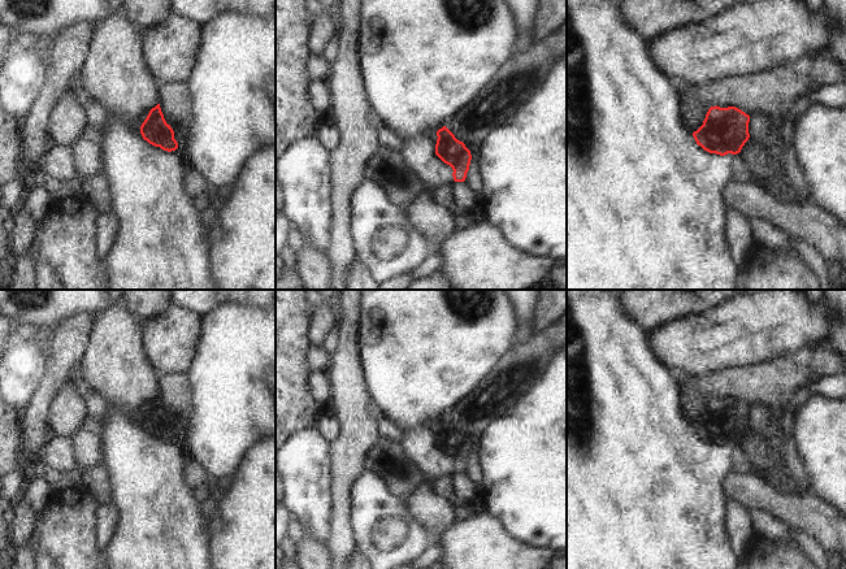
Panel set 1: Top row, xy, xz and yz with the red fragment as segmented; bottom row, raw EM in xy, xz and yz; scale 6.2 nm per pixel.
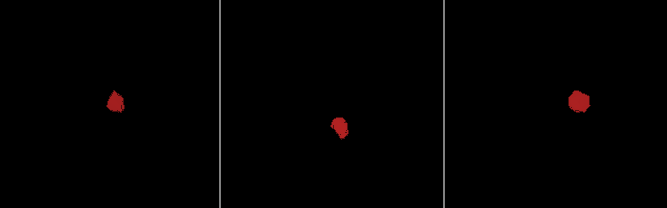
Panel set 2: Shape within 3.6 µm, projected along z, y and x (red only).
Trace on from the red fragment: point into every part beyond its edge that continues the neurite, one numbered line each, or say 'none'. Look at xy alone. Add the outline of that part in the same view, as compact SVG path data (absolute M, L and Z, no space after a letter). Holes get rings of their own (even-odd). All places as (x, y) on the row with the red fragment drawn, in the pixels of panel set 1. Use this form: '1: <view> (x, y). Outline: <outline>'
1: xy (176, 101). Outline: M161 83L160 108L166 123L174 131L178 148L186 149L194 127L194 101L187 83Z

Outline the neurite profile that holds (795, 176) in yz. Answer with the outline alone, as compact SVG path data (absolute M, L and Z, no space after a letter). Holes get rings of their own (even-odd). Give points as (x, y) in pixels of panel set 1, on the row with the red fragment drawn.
M793 143L785 147L785 157L786 157L785 170L789 182L794 186L794 188L803 197L804 201L812 201L807 178L801 168L799 160L797 157L797 151Z

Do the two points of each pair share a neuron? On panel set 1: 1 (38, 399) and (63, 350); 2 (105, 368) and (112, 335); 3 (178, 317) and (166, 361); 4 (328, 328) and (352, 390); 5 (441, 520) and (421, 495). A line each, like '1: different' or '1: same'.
1: same
2: same
3: same
4: different
5: same

